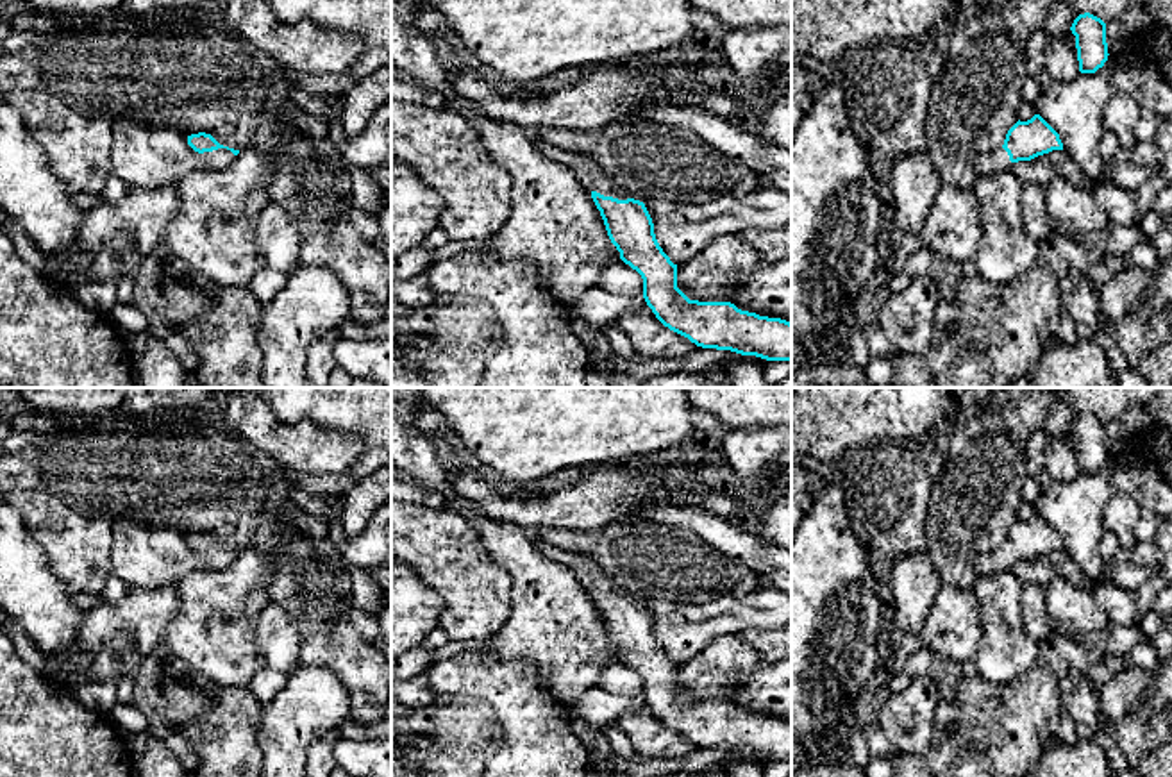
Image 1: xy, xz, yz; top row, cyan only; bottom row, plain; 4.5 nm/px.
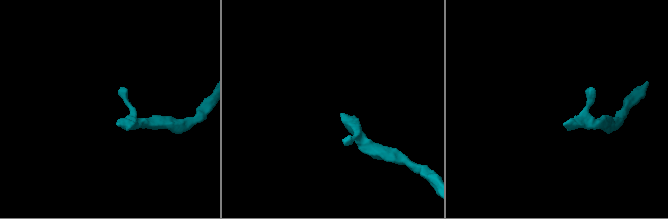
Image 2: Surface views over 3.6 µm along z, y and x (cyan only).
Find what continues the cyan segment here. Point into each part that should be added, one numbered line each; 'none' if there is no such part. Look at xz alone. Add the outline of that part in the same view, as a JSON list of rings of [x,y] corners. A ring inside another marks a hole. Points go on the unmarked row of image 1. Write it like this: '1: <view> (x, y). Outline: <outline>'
1: xz (590, 574). Outline: [[[529,531],[529,538],[541,556],[570,566],[575,572],[577,579],[590,591],[597,591],[604,597],[613,597],[618,600],[627,600],[627,597],[618,591],[615,581],[597,563],[593,563],[588,556],[570,554],[566,550],[561,550],[556,545],[545,543],[540,538],[540,531]]]

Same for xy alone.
1: xy (218, 559). Outline: [[[227,548],[204,552],[202,556],[205,559],[205,568],[214,572],[225,570],[236,559],[236,556]]]

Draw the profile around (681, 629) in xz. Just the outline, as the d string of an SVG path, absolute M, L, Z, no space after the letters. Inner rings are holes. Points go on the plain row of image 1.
M768 586L745 598L725 595L707 604L647 598L654 634L674 664L682 664L722 634L791 623L791 597Z

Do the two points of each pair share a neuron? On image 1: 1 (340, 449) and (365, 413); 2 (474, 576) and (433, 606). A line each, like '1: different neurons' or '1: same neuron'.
1: different neurons
2: different neurons

